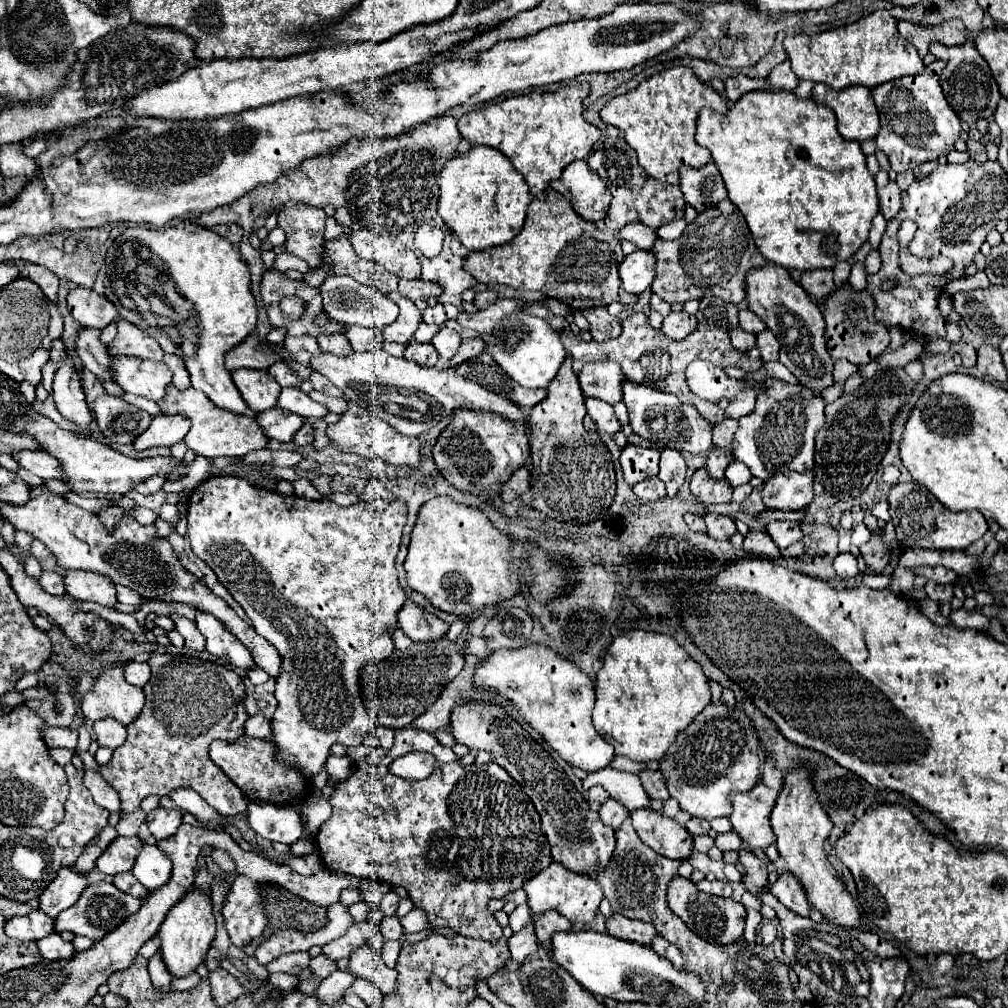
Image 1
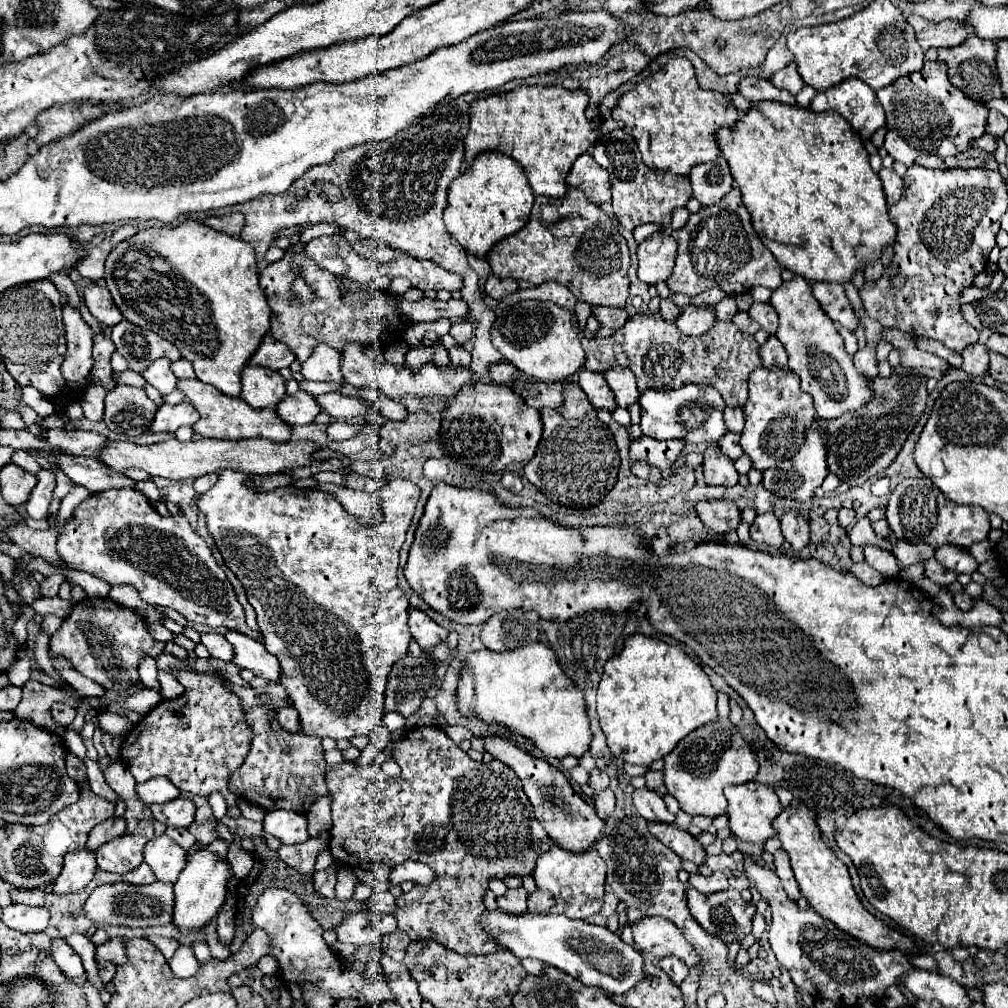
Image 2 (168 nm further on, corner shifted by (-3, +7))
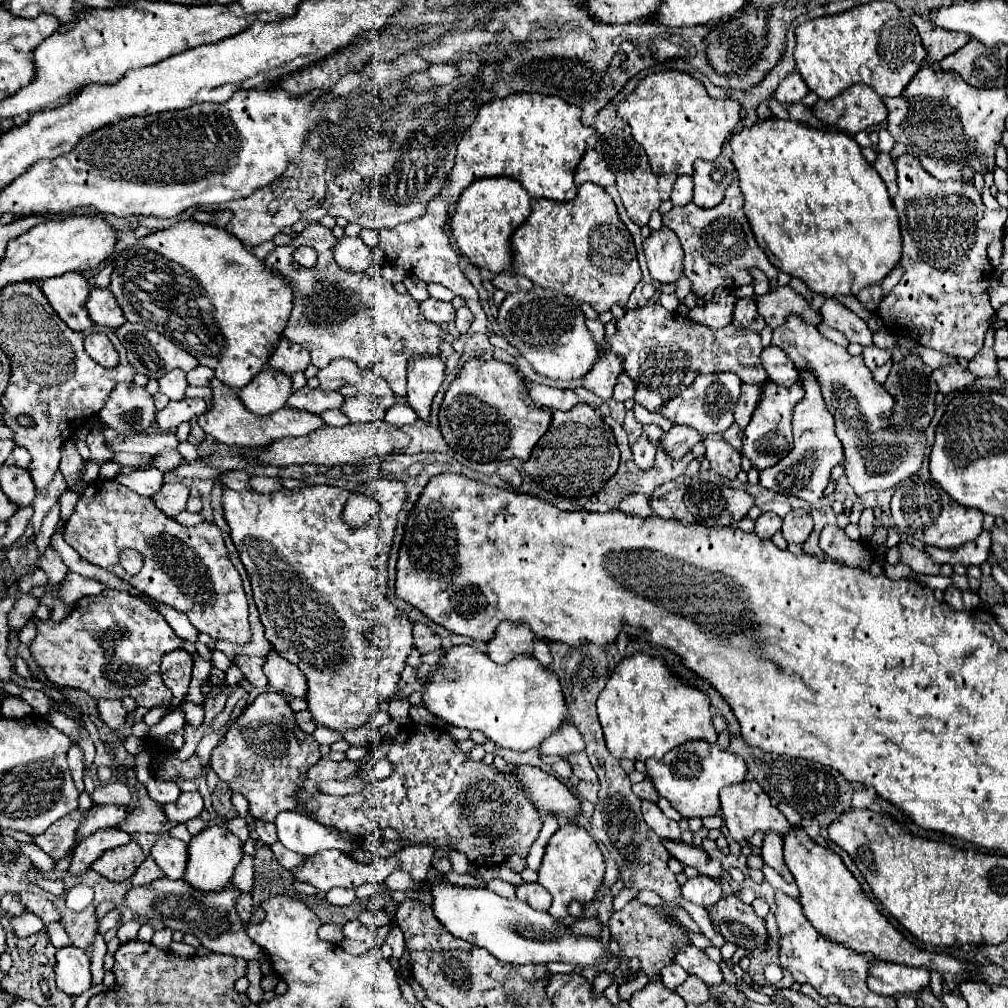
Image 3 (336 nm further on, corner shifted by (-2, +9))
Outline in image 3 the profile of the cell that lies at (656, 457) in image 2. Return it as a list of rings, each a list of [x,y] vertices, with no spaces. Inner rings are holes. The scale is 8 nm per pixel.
[[[675,424],[667,434],[663,434],[661,444],[665,444],[665,448],[669,448],[669,456],[673,456],[677,460],[677,458],[685,456],[701,440],[703,440],[703,436],[699,432],[695,432],[693,428]]]

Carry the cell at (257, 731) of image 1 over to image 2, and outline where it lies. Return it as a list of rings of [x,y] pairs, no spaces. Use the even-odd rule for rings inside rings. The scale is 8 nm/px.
[[[292,706],[276,710],[276,720],[278,720],[278,724],[284,730],[288,730],[288,732],[300,732],[298,730],[298,712]]]

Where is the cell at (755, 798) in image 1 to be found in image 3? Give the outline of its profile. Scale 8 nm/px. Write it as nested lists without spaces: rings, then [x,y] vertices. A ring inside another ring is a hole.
[[[743,780],[741,784],[727,786],[721,790],[721,810],[725,814],[725,826],[731,834],[733,840],[741,842],[747,836],[753,836],[755,830],[761,832],[777,832],[777,834],[787,834],[791,832],[791,824],[785,820],[785,816],[771,804],[771,798],[765,796],[761,786],[753,780]]]

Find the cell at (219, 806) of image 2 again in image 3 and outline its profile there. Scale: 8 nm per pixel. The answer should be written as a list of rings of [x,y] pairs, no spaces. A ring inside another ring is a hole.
[[[263,692],[241,712],[221,744],[213,750],[211,768],[233,792],[249,800],[249,810],[257,820],[275,822],[279,812],[297,810],[295,792],[301,788],[305,772],[319,758],[319,742],[297,726],[287,698],[279,692]]]

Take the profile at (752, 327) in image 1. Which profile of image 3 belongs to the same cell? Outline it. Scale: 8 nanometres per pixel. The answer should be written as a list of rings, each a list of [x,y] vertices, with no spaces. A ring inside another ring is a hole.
[[[783,286],[763,296],[757,296],[757,308],[771,328],[779,328],[781,324],[785,324],[791,314],[797,314],[799,318],[813,326],[821,322],[819,310],[811,308],[805,296],[795,292],[791,286]]]

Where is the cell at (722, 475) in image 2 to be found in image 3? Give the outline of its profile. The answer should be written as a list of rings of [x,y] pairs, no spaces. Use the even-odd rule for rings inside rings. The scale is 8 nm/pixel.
[[[709,434],[703,444],[707,448],[705,458],[709,460],[711,468],[729,480],[735,480],[737,472],[741,470],[741,454],[731,444],[725,444],[721,434]]]

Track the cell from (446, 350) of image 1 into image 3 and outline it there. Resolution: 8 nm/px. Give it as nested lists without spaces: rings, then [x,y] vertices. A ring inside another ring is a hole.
[[[461,306],[461,308],[457,310],[457,318],[455,318],[455,326],[457,326],[457,330],[459,330],[461,334],[465,334],[465,332],[469,330],[471,322],[473,322],[473,314],[471,314],[471,310],[469,310],[467,306]]]

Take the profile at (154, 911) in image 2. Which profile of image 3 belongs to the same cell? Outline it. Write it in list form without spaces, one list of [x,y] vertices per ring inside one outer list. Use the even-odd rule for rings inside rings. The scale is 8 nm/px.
[[[159,878],[159,880],[153,880],[151,884],[131,888],[125,900],[133,912],[145,916],[147,920],[157,920],[171,930],[183,930],[183,934],[197,936],[201,944],[209,948],[211,952],[231,954],[231,956],[239,956],[245,960],[261,958],[259,962],[265,964],[267,956],[261,954],[261,948],[247,936],[245,926],[235,910],[239,896],[241,896],[241,890],[235,886],[225,886],[215,892],[201,892],[193,888],[191,884],[187,884],[185,880]]]

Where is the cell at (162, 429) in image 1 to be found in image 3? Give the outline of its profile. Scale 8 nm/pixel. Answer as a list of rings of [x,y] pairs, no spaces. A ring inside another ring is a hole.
[[[185,398],[181,402],[169,402],[167,408],[157,412],[157,424],[161,430],[175,430],[181,422],[189,422],[193,416],[199,416],[207,410],[203,398]]]

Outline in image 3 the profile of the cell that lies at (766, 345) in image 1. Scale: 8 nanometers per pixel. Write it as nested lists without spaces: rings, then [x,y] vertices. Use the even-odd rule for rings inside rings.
[[[767,346],[761,352],[761,362],[769,374],[769,380],[779,386],[791,386],[799,382],[799,372],[789,356],[779,346]]]

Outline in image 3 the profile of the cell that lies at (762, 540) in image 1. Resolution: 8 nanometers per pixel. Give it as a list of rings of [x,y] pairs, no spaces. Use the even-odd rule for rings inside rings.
[[[765,512],[755,520],[755,534],[761,538],[771,538],[777,530],[781,530],[781,518],[773,512]]]

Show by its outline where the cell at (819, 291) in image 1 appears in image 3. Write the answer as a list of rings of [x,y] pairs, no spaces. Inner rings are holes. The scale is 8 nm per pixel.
[[[831,298],[825,300],[825,304],[821,306],[821,316],[823,316],[823,324],[843,332],[849,342],[857,342],[861,346],[873,344],[871,342],[871,330],[867,328],[865,320],[861,320],[857,314],[847,310],[843,304],[839,304]]]

